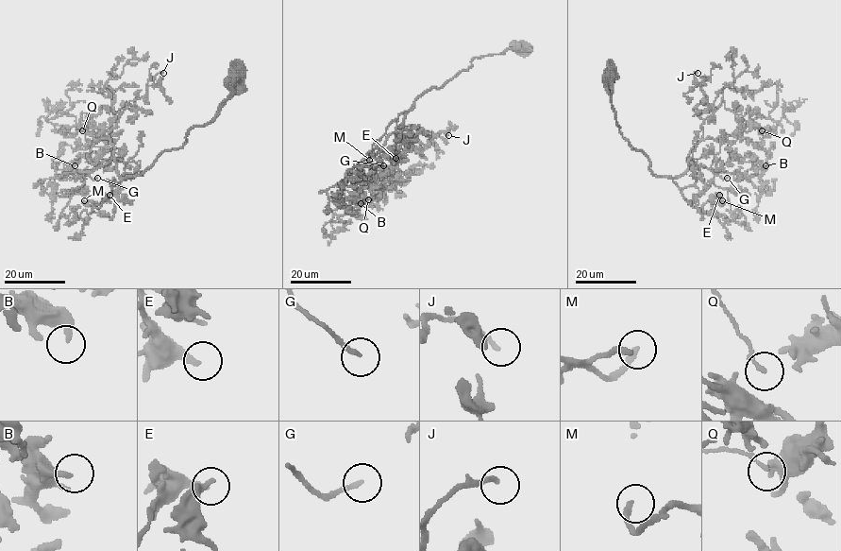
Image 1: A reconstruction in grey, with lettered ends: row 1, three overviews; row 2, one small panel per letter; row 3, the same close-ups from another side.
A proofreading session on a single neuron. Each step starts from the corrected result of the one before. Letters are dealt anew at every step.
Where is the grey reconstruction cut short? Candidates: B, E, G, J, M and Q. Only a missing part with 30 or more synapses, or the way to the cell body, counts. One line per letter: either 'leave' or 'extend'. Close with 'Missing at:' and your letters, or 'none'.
B: leave
E: leave
G: extend
J: leave
M: extend
Q: leave
Missing at: G, M

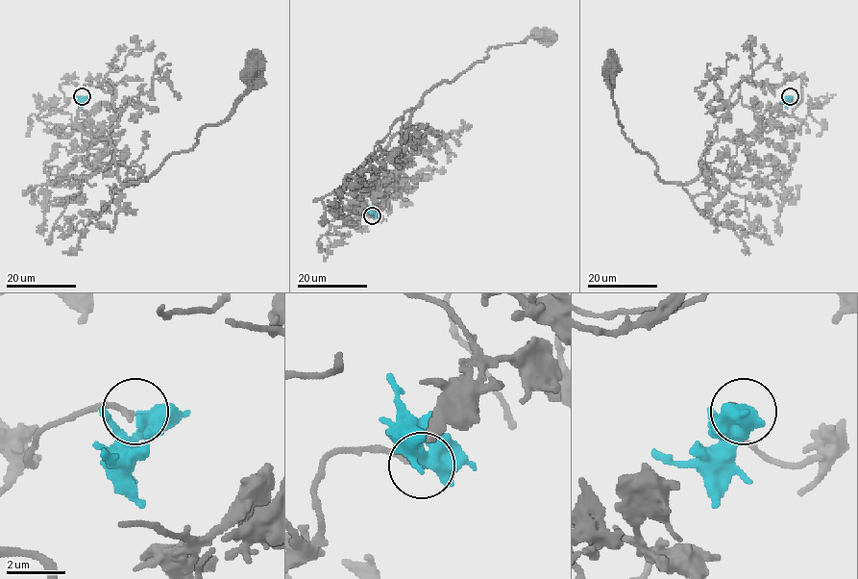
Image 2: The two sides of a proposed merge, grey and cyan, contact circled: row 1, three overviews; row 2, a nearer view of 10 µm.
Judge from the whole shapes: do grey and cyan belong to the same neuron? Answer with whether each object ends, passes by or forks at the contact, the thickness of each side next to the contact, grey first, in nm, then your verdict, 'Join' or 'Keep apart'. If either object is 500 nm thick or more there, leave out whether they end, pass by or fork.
Thickness 220 nm (grey) against 550 nm. Join

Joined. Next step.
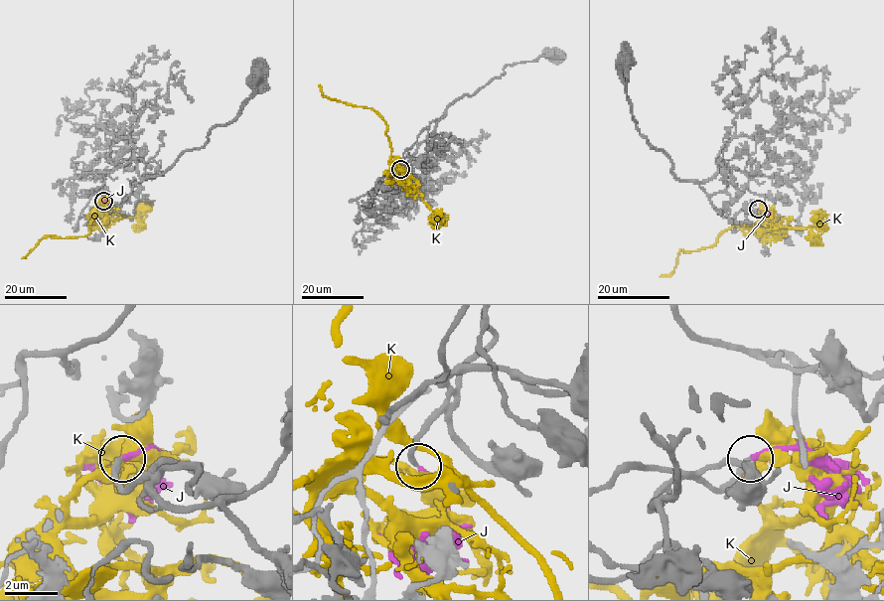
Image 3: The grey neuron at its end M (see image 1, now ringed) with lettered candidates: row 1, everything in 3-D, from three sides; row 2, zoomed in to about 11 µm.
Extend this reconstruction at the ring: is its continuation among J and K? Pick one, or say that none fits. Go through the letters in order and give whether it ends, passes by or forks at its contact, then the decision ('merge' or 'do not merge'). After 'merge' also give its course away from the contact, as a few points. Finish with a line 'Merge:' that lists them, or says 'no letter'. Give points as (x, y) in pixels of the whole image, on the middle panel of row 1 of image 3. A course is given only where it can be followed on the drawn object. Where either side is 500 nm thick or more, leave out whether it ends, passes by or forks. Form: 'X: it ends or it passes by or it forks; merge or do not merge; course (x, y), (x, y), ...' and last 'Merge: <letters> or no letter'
J: it ends; merge; course (400, 168), (403, 175), (398, 182)
K: it passes by; do not merge
Merge: J

